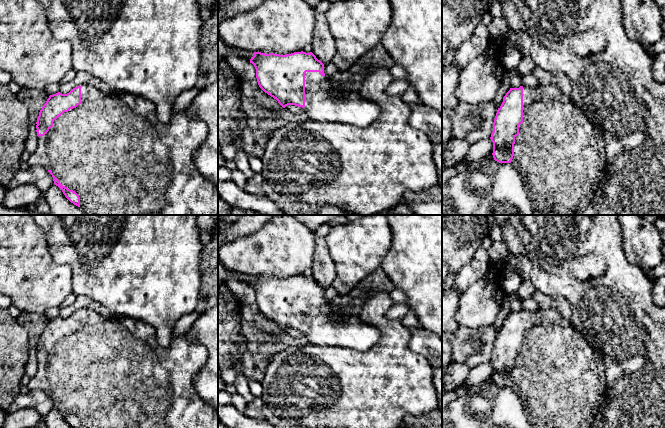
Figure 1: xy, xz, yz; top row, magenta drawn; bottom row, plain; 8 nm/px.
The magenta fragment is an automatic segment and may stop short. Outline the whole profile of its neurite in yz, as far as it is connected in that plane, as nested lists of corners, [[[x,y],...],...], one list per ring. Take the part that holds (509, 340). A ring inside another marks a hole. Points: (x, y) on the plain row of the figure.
[[[558,308],[510,312],[497,334],[490,363],[494,384],[510,387],[520,396],[534,428],[589,428],[605,394],[607,381],[601,353],[562,316]]]

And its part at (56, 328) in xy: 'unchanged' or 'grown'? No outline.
grown

